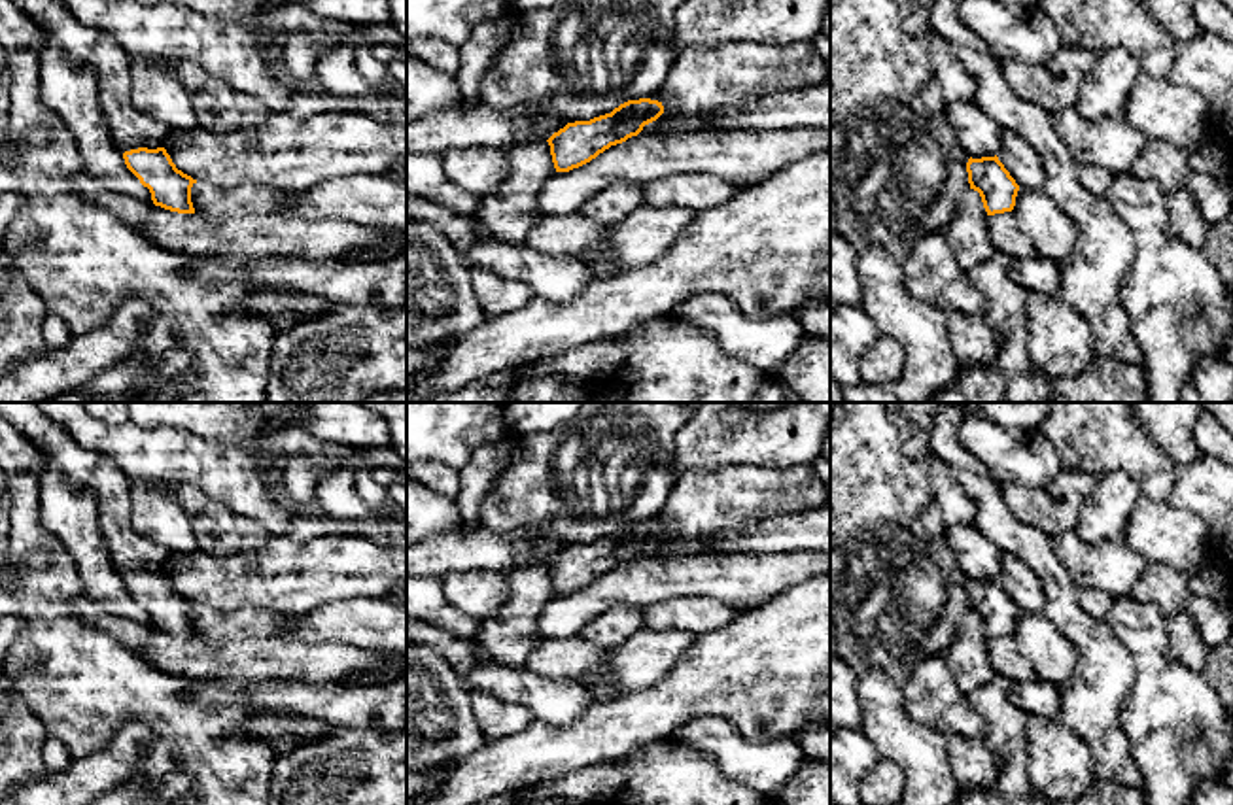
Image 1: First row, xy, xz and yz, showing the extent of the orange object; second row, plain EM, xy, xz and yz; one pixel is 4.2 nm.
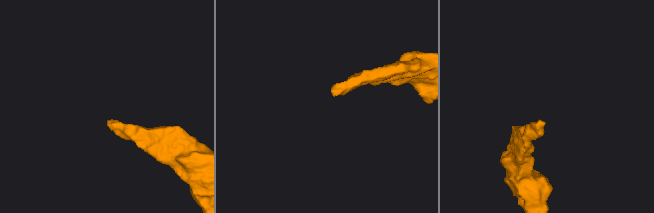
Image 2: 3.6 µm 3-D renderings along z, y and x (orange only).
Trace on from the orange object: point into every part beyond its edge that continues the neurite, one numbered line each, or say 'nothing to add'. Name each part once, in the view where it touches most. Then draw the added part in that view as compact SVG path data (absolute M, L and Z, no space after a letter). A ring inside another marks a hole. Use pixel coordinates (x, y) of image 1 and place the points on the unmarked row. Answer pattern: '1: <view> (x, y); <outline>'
1: xy (129, 552); M0 402L0 416L30 438L72 486L96 497L100 531L123 576L163 571L170 552L132 531L130 478L110 457L83 448L36 402Z

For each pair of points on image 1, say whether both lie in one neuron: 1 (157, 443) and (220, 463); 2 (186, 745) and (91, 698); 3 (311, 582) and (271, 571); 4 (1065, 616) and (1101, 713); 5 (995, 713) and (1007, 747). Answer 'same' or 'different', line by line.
1: same
2: same
3: same
4: same
5: same

